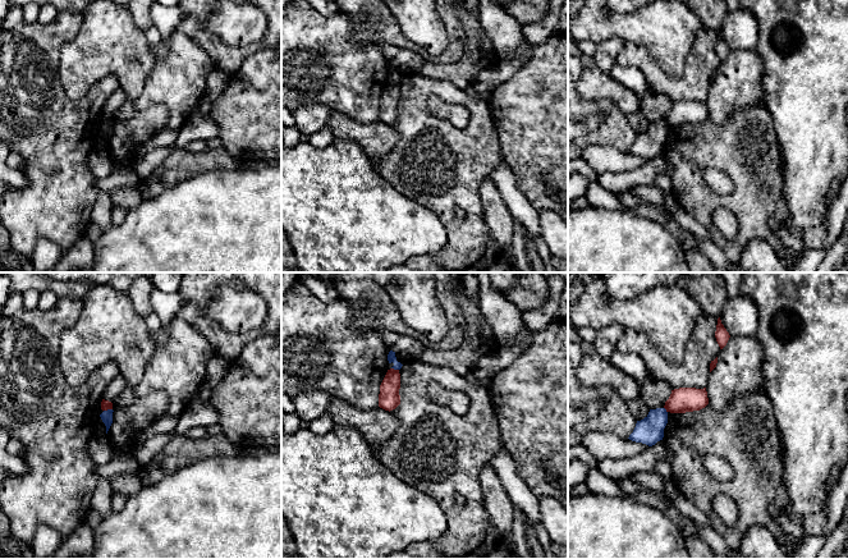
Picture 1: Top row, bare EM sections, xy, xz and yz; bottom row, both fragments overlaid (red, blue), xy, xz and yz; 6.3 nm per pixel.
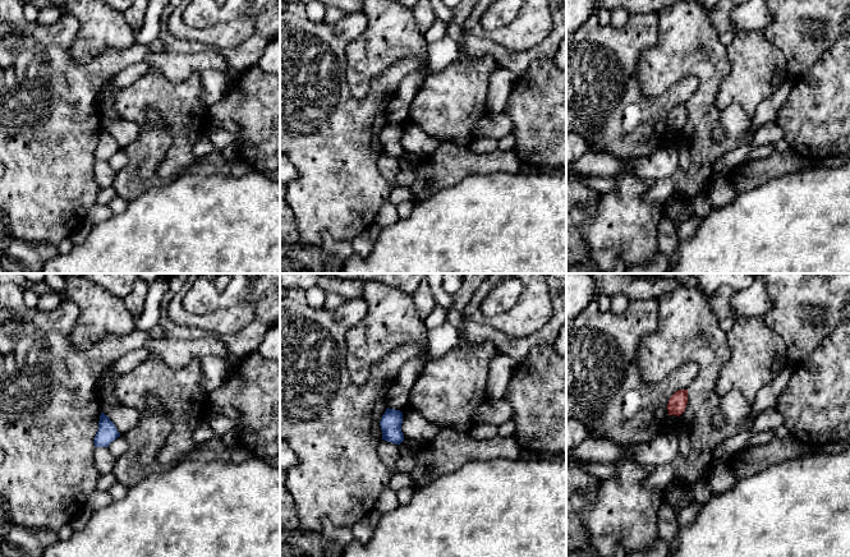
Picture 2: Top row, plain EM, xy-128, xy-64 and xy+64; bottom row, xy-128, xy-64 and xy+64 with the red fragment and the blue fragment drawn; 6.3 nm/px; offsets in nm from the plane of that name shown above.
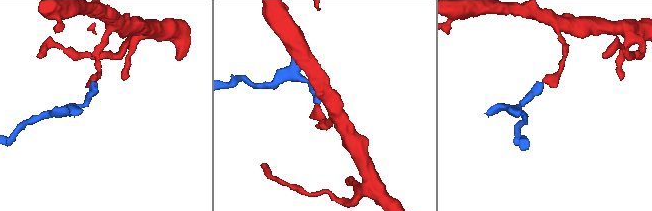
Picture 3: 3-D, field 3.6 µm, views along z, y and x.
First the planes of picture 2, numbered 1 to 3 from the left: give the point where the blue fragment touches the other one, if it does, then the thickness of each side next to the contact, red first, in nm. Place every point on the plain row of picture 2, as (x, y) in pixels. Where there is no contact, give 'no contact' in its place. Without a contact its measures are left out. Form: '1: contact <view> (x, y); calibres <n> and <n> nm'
1: no contact
2: no contact
3: no contact

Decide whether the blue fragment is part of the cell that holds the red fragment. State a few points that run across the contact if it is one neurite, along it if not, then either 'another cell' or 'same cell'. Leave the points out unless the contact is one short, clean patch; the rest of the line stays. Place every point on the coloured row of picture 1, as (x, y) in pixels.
line xy (111, 408), (104, 411); another cell

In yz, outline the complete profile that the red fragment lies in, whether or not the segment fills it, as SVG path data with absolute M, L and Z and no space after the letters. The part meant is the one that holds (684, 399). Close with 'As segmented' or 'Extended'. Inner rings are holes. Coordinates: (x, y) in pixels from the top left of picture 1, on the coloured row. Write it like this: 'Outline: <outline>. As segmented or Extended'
Outline: M679 388L671 390L664 408L670 413L686 413L700 411L709 404L706 388Z. As segmented

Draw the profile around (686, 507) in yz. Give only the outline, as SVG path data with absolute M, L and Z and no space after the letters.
M678 492L673 499L673 505L675 505L683 516L689 517L696 524L711 527L709 518L683 494Z

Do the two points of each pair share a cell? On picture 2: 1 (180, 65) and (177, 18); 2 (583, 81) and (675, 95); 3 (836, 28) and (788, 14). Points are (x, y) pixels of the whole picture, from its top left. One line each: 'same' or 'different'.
1: different
2: same
3: same

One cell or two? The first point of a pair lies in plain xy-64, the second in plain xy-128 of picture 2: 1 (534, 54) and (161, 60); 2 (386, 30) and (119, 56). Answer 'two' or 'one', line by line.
1: two
2: two

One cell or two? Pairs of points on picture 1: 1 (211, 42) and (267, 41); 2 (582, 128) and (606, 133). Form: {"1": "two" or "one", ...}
{"1": "one", "2": "two"}

